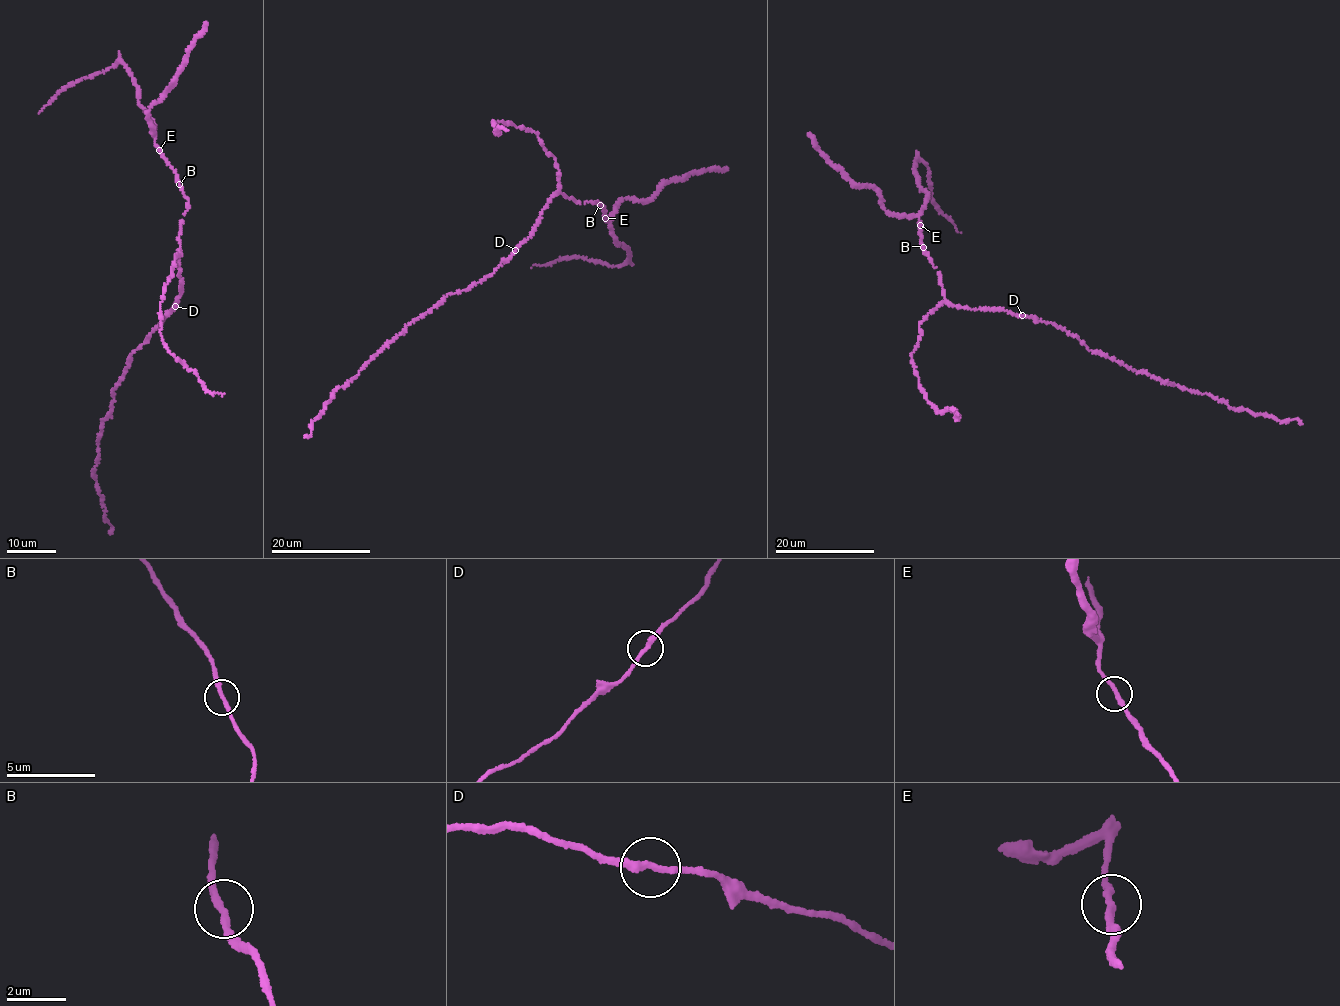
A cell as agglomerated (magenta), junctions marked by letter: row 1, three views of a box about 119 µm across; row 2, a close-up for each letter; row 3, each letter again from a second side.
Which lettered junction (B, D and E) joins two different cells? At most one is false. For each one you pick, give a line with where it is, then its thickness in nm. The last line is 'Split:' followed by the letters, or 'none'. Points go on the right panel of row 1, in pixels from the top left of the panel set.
Split: none

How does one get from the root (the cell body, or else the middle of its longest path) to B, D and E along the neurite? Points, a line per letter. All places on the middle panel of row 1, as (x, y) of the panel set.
B: (543, 210), (548, 198), (556, 193), (577, 203), (592, 201), (600, 205)
D: (543, 210), (533, 232), (515, 250)
E: (543, 210), (551, 195), (558, 193), (577, 203), (599, 203), (605, 210), (605, 218)

